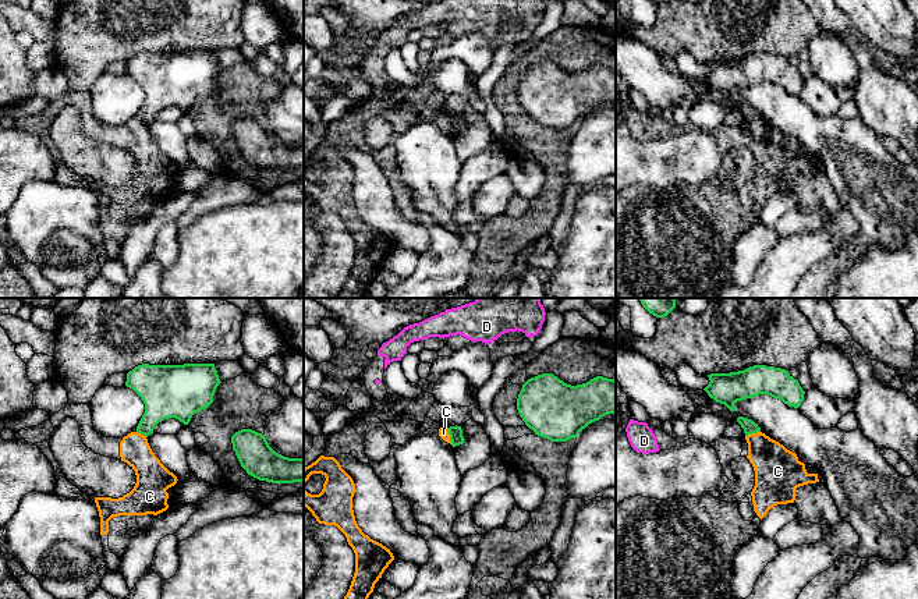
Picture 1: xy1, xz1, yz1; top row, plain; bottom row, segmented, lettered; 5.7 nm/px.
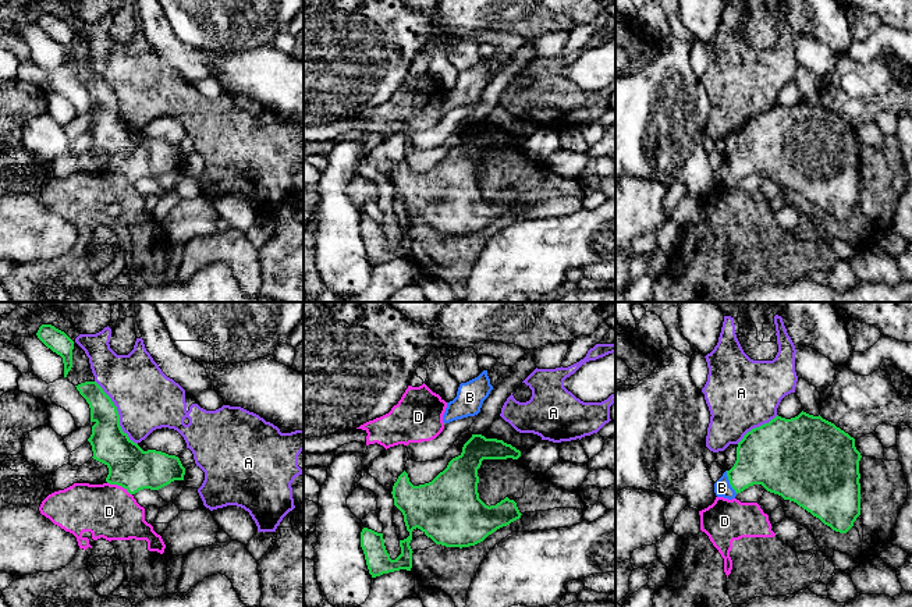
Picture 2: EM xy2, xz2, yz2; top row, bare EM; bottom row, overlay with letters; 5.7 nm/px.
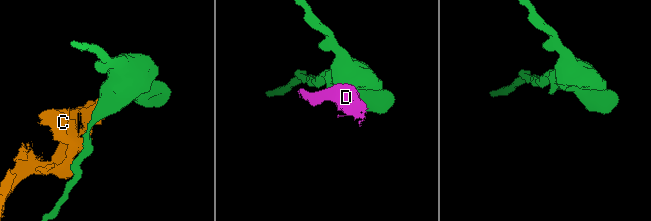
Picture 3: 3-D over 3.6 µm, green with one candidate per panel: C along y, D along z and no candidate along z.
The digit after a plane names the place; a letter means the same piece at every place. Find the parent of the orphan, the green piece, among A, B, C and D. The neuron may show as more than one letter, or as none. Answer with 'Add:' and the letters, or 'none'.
Add: B

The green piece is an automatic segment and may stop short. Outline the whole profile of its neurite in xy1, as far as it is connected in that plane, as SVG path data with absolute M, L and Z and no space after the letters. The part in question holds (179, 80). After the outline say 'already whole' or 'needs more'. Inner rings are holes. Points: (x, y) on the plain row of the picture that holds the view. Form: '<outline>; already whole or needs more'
M215 52L135 54L127 61L125 74L145 92L137 120L148 125L159 110L169 106L188 113L195 100L213 91L220 71Z; already whole

